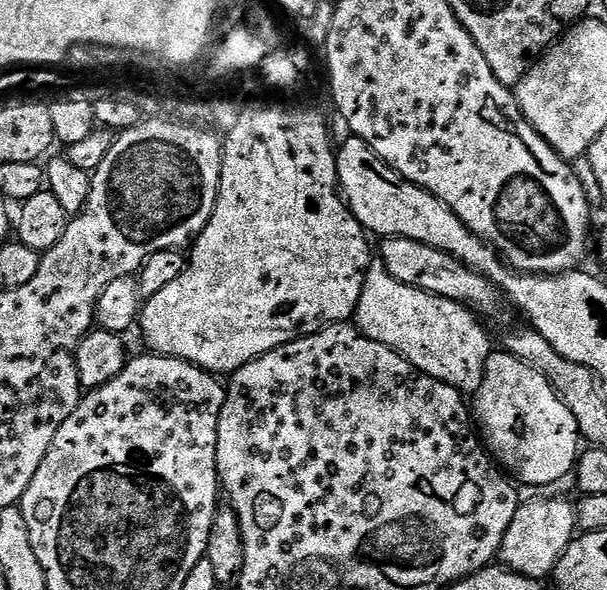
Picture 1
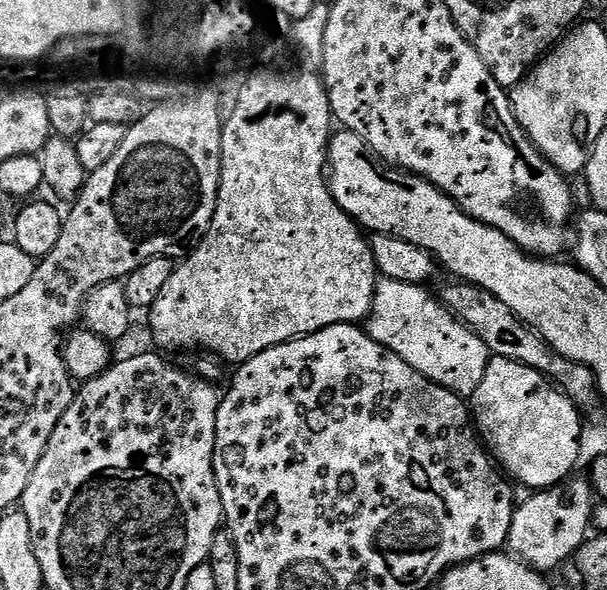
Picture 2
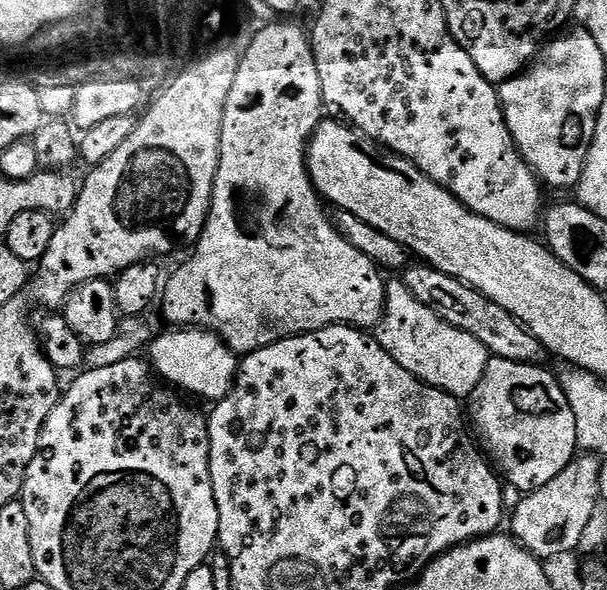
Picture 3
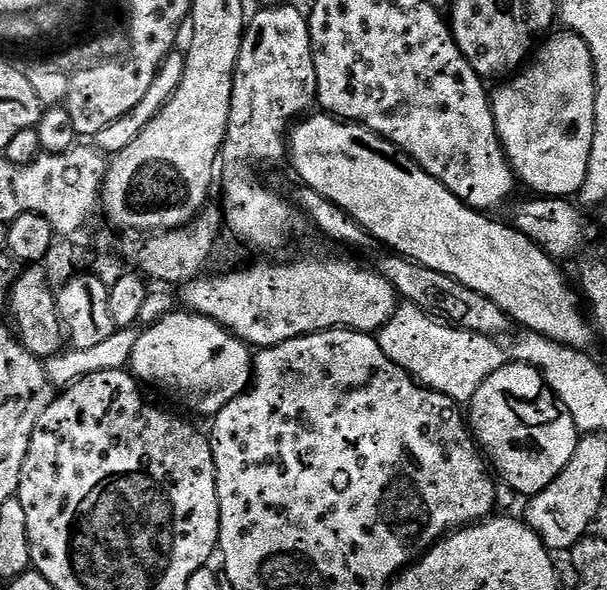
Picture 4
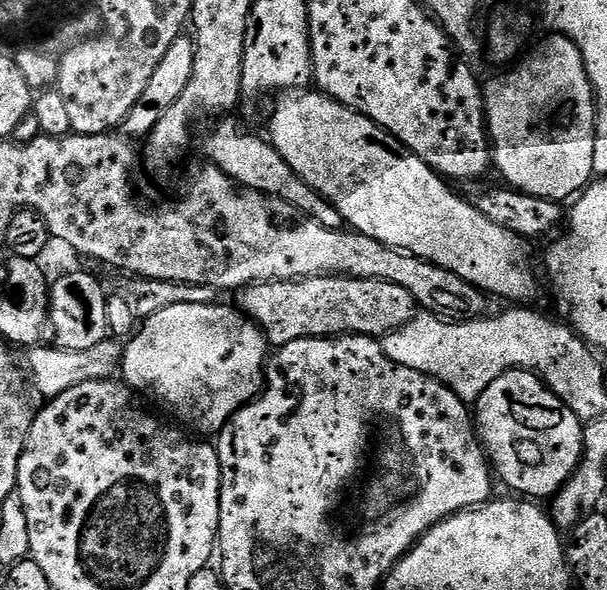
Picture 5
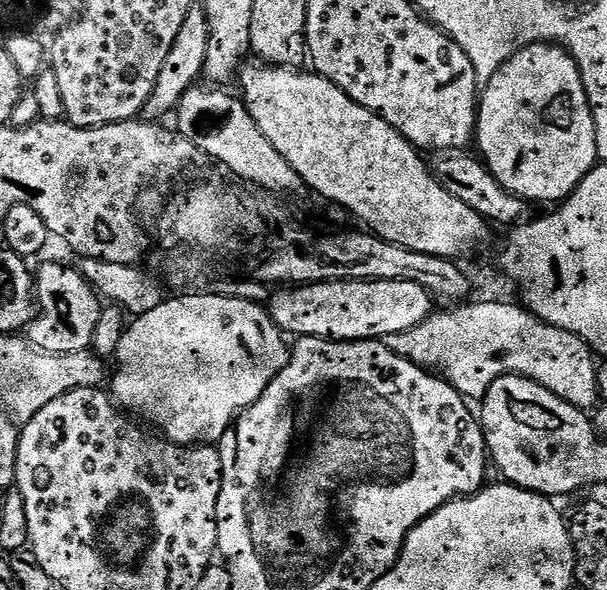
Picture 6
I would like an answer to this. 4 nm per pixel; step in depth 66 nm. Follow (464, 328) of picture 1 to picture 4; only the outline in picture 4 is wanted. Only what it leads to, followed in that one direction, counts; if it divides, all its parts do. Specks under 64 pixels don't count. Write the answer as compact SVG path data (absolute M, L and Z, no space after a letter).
M407 302L397 307L390 322L380 329L378 339L382 354L386 354L390 362L406 370L425 388L446 394L461 406L471 402L474 394L478 394L478 386L510 360L499 339L449 326Z

